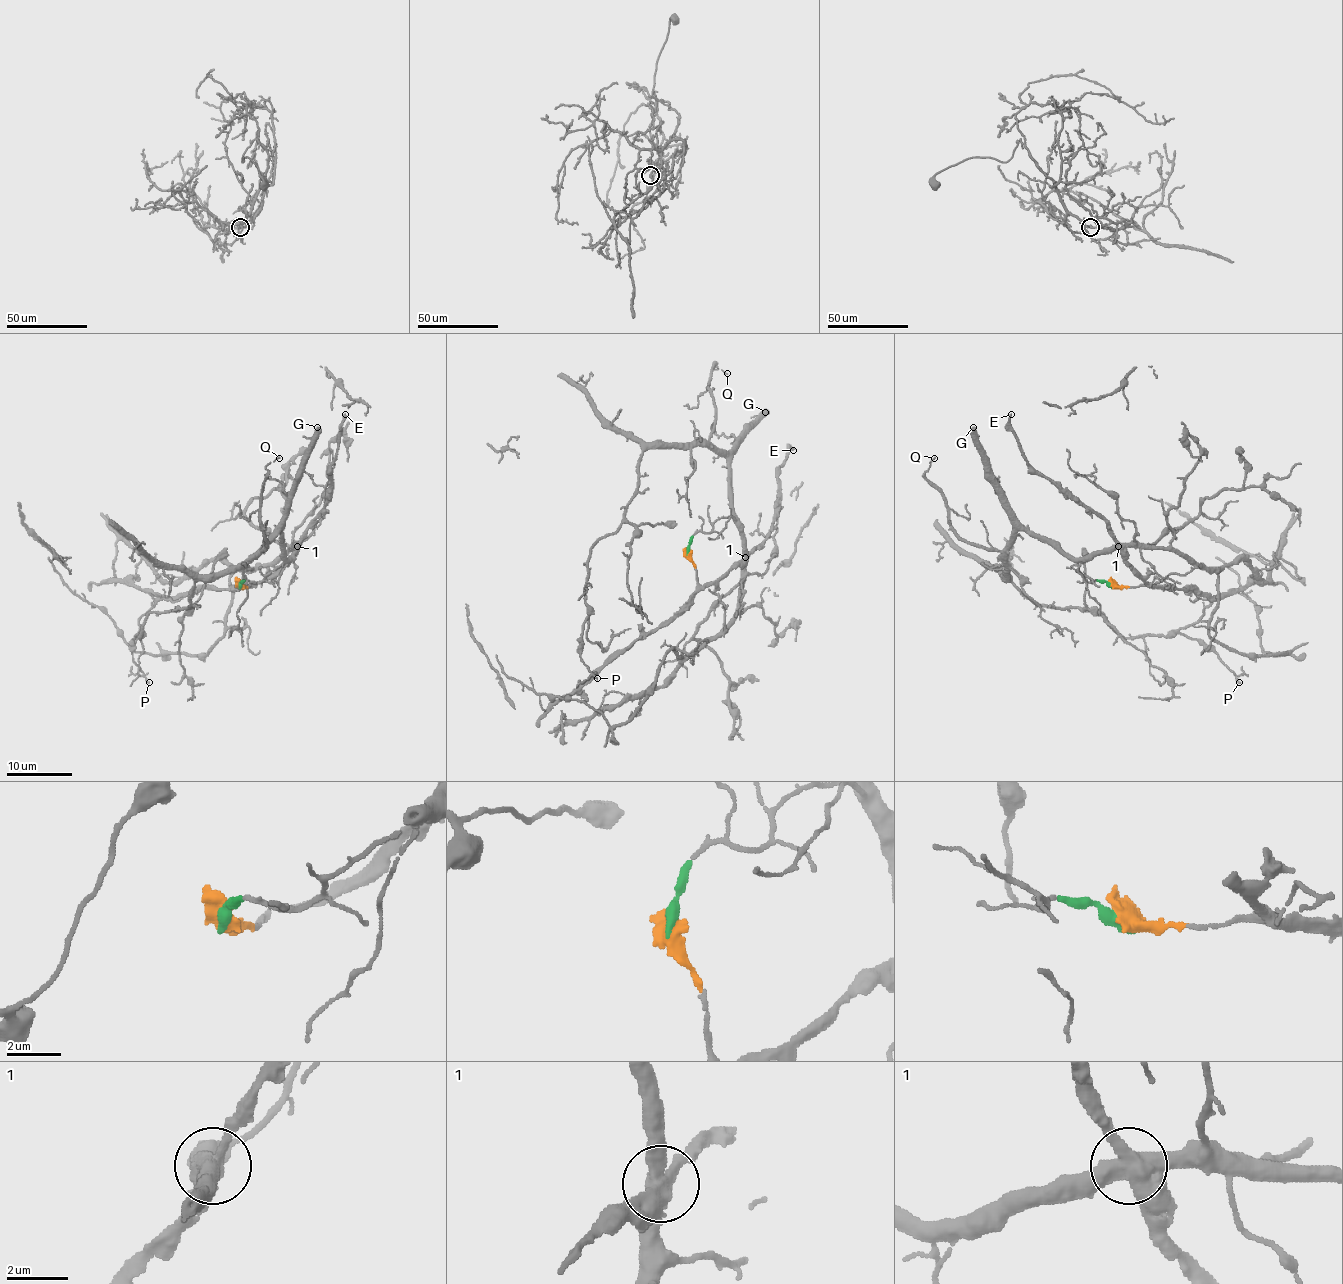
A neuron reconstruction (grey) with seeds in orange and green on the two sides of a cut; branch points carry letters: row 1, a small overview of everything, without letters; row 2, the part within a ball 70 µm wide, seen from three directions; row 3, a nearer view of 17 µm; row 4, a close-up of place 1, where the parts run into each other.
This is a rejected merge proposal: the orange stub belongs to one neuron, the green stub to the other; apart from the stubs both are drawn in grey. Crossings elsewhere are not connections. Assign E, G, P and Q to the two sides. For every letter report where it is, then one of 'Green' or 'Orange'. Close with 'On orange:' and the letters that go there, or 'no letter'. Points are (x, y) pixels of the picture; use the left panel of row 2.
E: Place: (345, 414). Orange
G: Place: (317, 427). Green
P: Place: (149, 682). Green
Q: Place: (279, 458). Green
On orange: E

